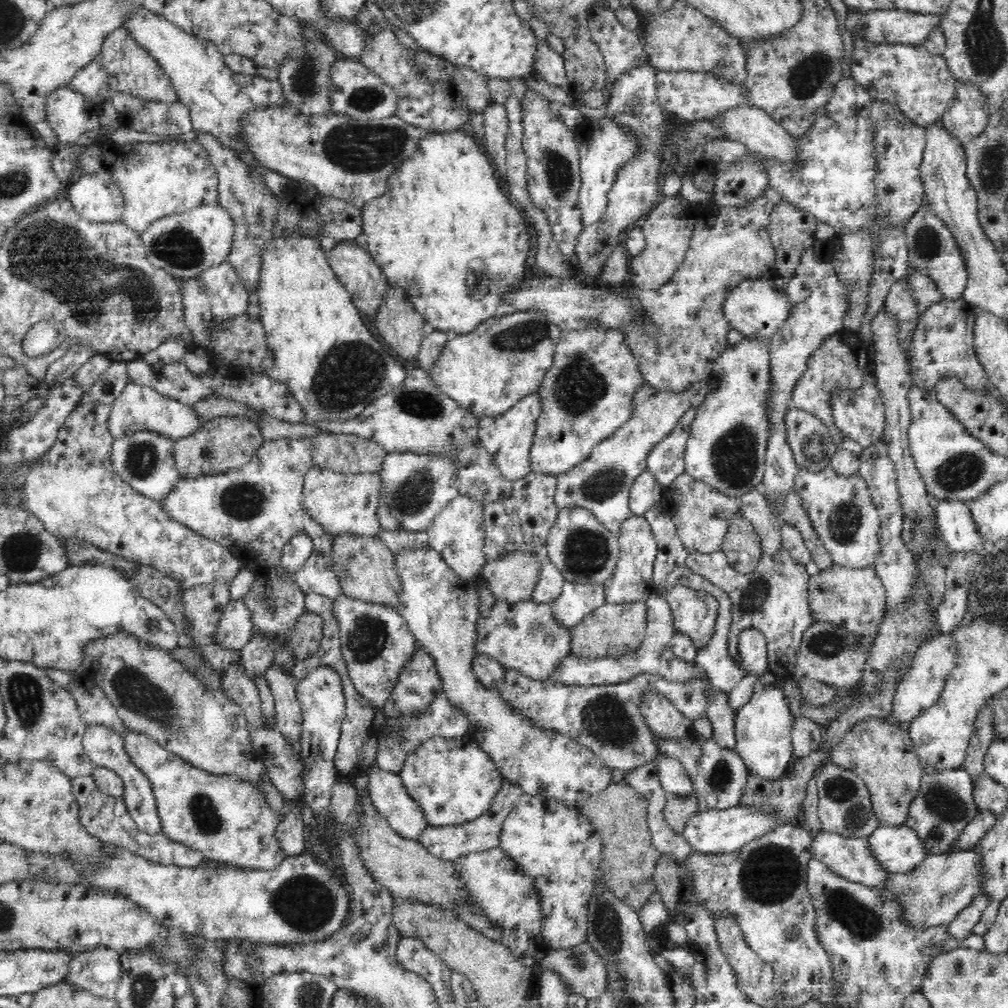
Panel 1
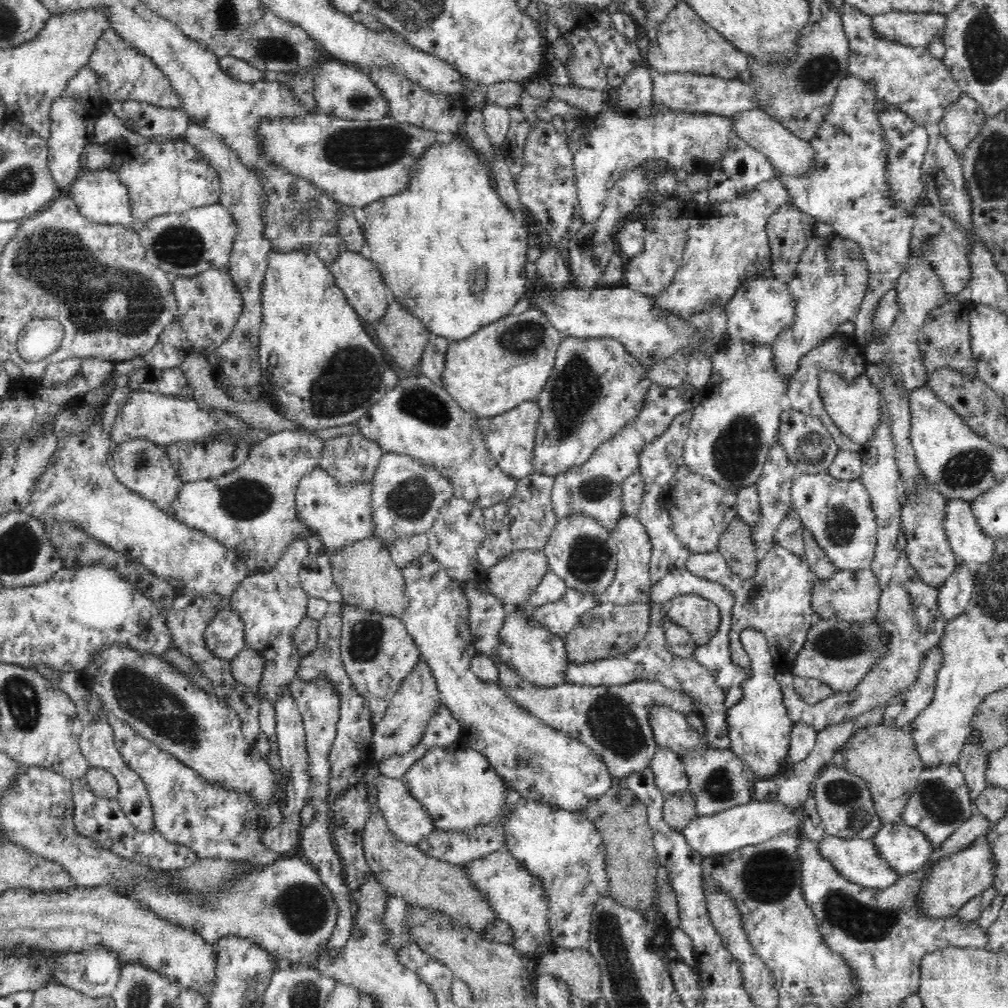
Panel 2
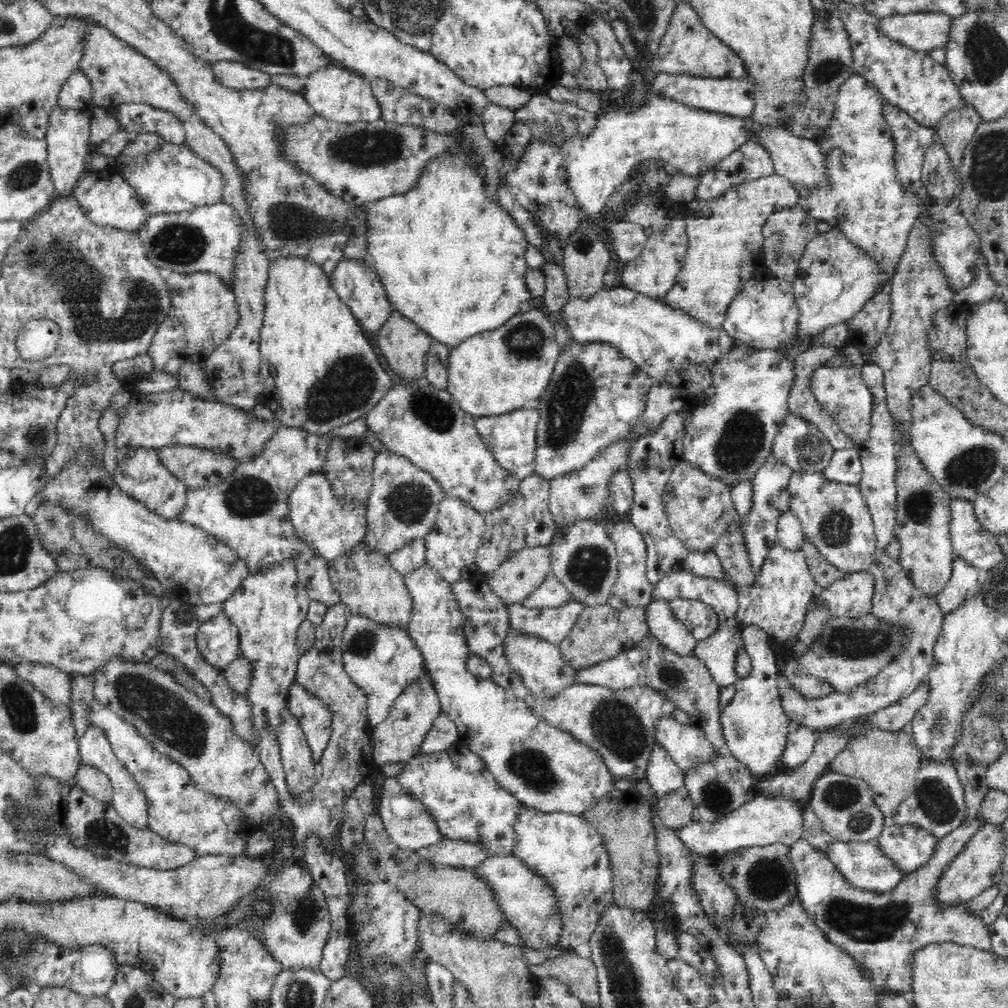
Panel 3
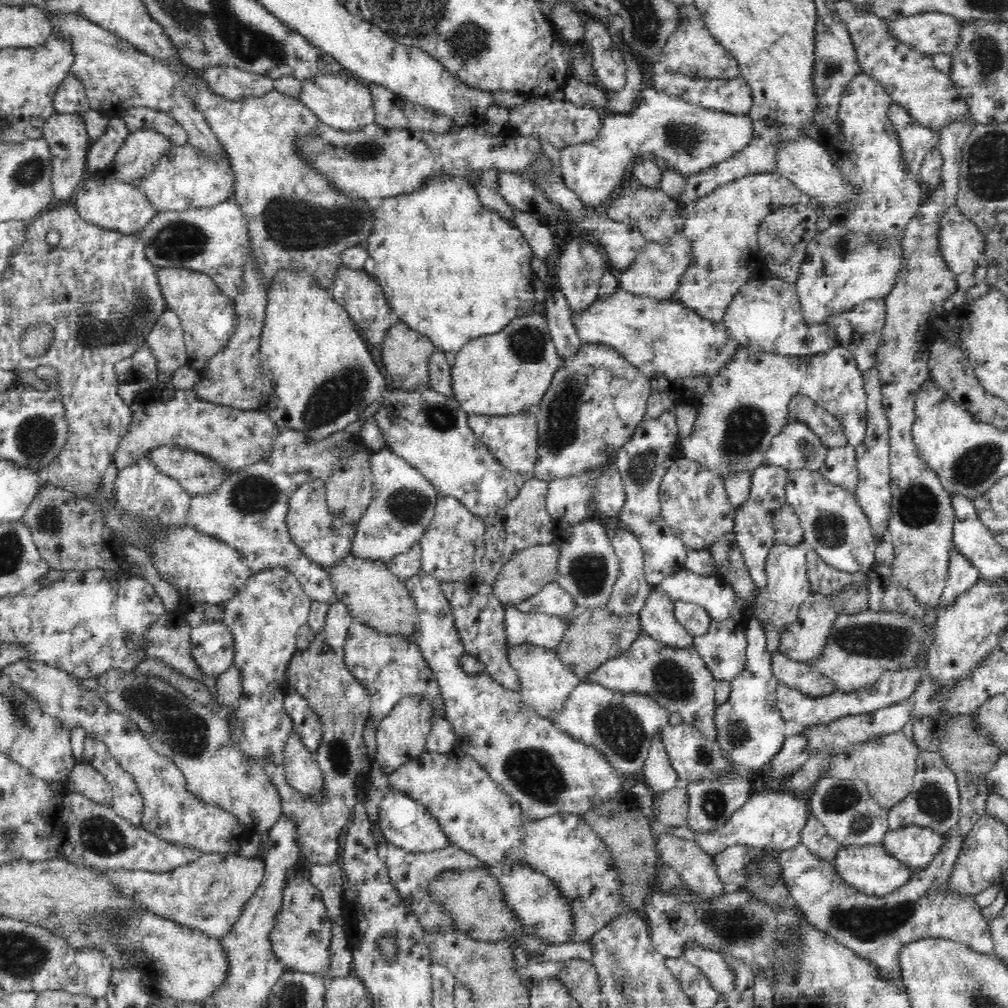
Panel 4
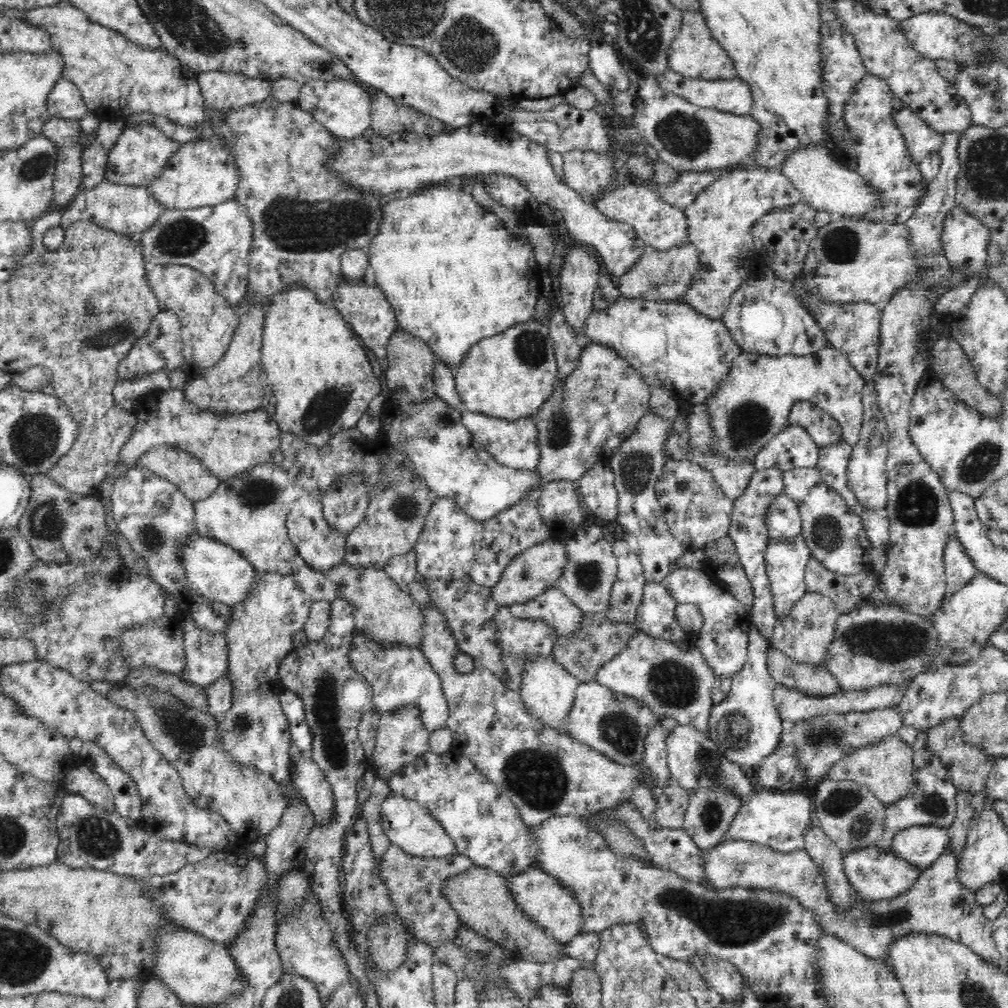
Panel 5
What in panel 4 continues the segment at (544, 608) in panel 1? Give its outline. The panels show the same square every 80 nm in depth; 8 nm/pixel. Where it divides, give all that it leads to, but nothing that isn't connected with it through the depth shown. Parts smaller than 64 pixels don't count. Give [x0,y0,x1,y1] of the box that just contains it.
[507,642,582,717]

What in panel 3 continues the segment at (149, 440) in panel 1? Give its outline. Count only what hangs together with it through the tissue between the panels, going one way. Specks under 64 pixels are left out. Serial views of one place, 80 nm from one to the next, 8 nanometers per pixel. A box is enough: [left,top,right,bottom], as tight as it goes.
[114,447,187,519]

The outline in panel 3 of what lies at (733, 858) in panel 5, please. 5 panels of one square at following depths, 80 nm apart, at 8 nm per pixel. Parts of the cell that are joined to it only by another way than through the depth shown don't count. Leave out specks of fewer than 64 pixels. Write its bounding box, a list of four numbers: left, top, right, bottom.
[790,816,991,997]

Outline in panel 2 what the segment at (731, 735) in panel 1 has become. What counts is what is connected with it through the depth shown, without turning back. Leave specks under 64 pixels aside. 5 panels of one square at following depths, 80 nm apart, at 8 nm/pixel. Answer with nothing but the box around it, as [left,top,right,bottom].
[563,600,731,749]

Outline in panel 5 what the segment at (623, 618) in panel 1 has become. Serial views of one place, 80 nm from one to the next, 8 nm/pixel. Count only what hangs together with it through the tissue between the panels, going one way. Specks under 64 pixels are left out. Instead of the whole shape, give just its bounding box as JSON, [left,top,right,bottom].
[552,611,637,683]

